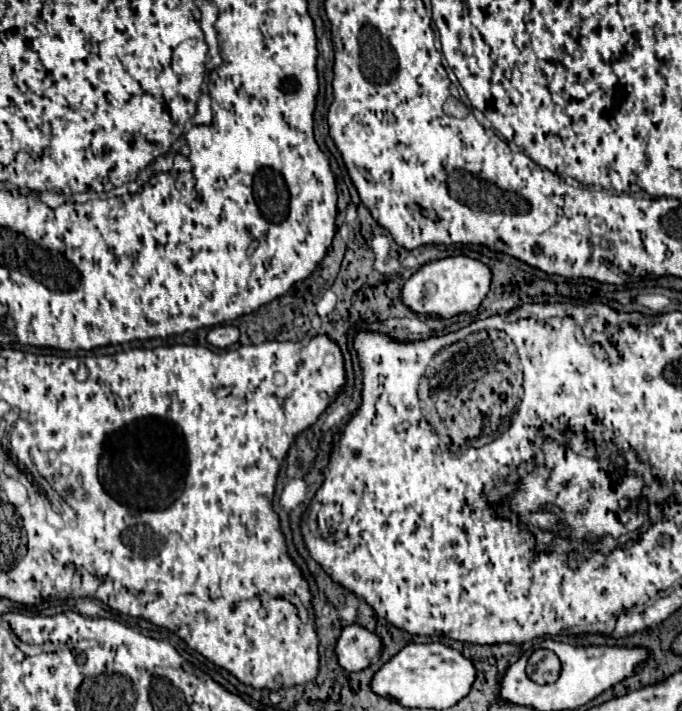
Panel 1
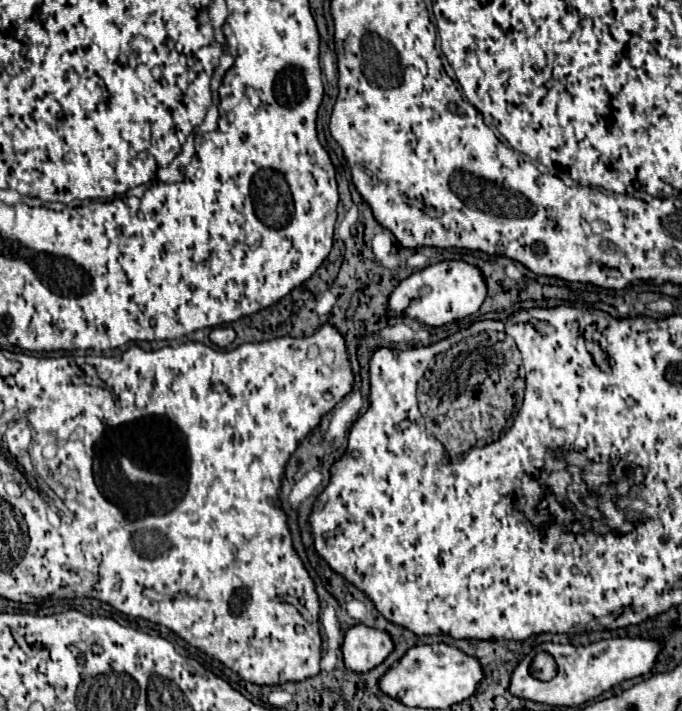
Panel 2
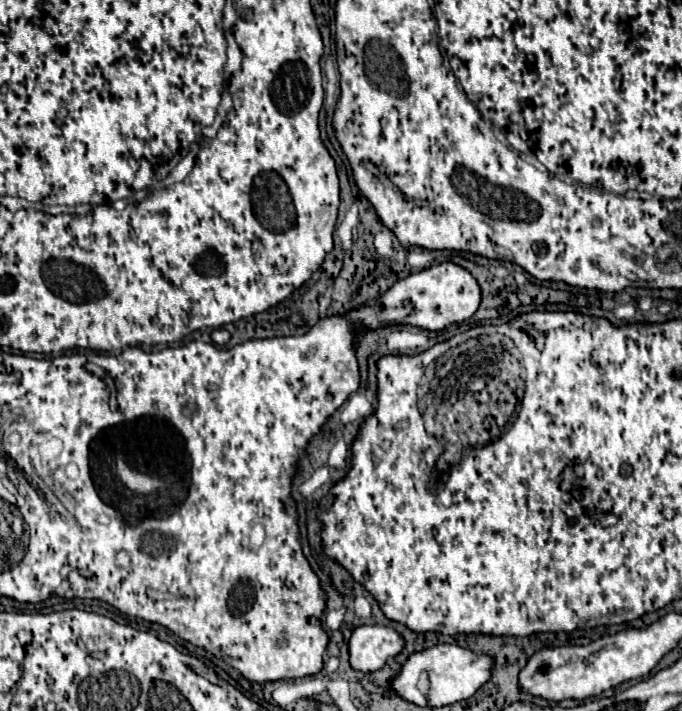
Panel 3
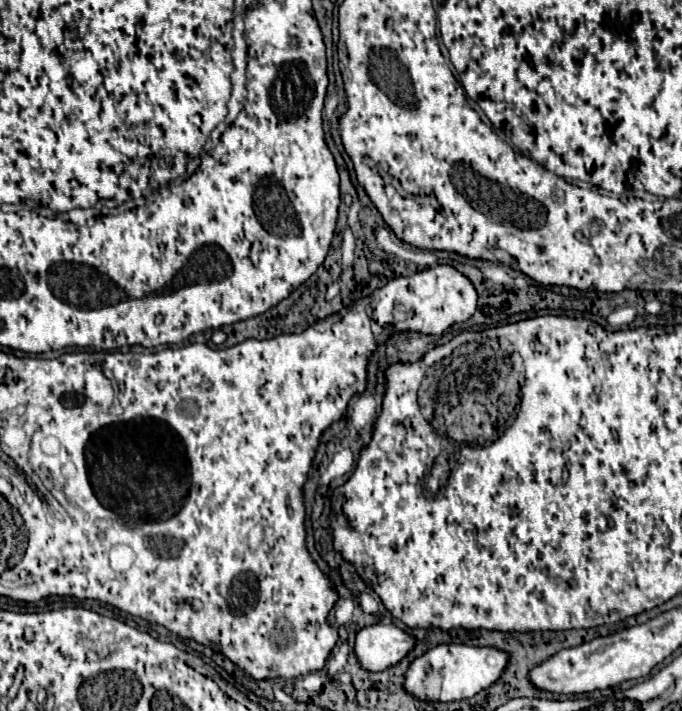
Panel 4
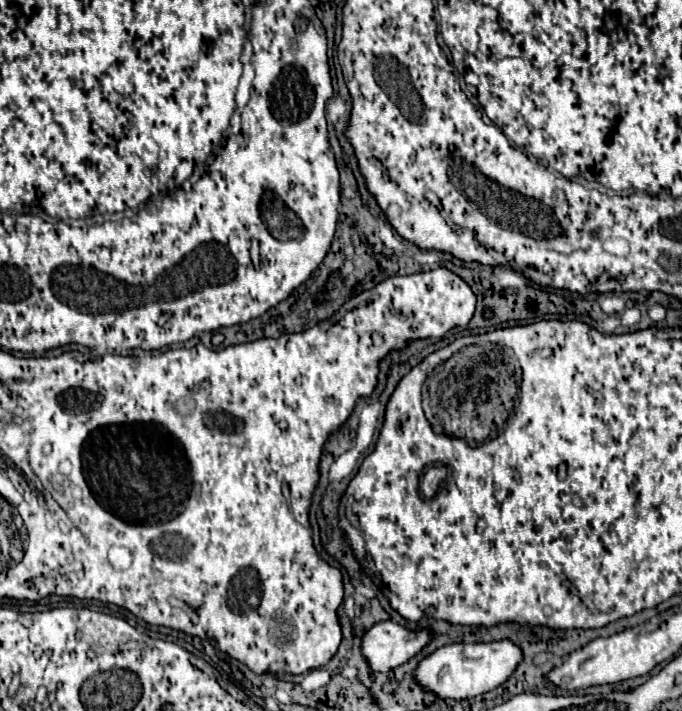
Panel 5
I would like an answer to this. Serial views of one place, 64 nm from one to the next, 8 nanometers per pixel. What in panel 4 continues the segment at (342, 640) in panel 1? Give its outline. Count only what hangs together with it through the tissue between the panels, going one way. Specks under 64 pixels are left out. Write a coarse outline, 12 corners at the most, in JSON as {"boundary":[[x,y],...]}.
{"boundary":[[394,624],[356,634],[358,662],[370,672],[396,666],[416,638]]}

